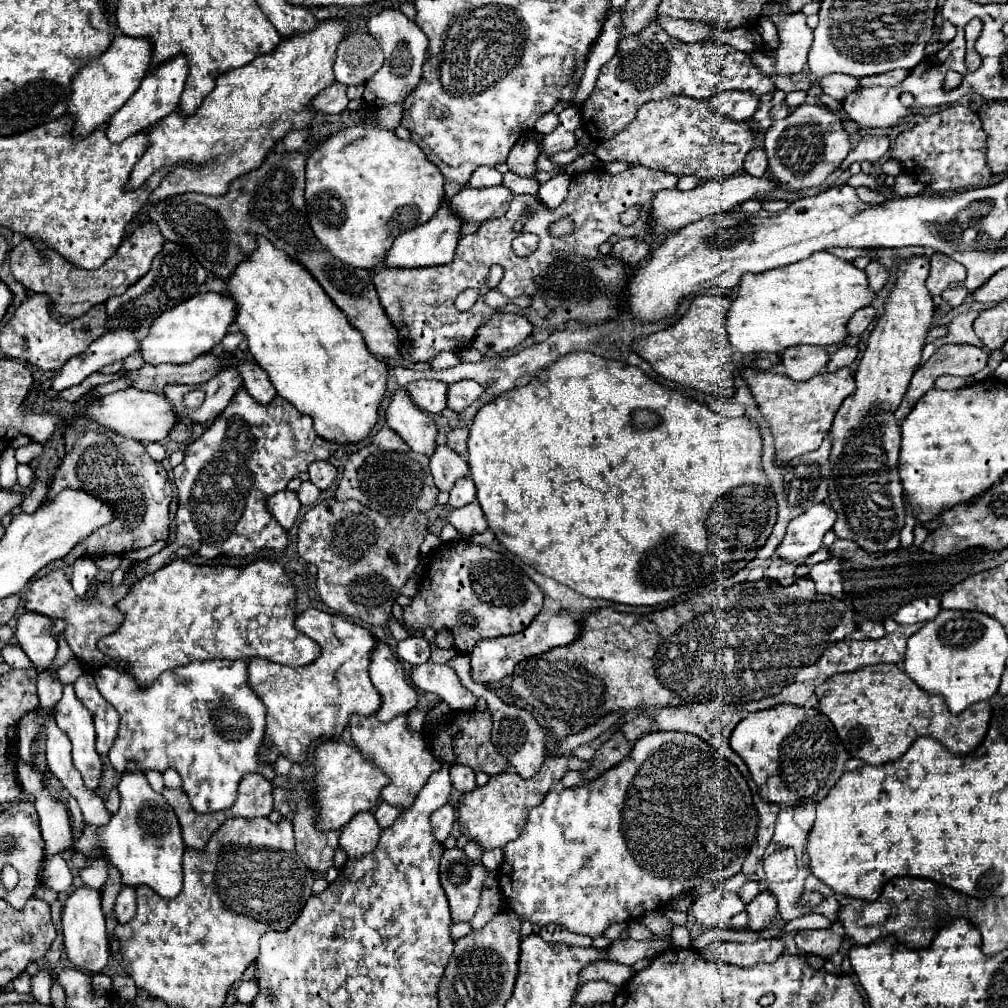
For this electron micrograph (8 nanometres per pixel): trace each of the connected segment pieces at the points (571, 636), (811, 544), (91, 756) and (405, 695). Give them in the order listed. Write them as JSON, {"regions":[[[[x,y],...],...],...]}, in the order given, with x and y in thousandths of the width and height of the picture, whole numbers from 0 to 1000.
{"regions":[[[[537,607],[533,609],[533,613],[525,619],[525,623],[521,623],[515,629],[507,629],[507,631],[497,631],[497,633],[487,633],[487,635],[477,635],[471,639],[467,651],[467,671],[469,675],[477,677],[477,679],[487,679],[487,677],[495,677],[503,671],[509,669],[511,661],[527,651],[539,649],[547,643],[553,641],[564,641],[568,639],[574,631],[576,631],[576,619],[578,619],[578,611],[566,611],[563,607]]],[[[809,500],[799,510],[785,516],[771,552],[783,558],[797,558],[816,542],[816,532],[828,520],[828,508],[820,500]]],[[[64,681],[63,694],[53,702],[57,720],[70,732],[72,758],[80,766],[86,782],[96,784],[102,770],[102,756],[94,744],[94,722],[90,706],[76,694],[72,681]]],[[[376,637],[366,663],[368,675],[376,685],[380,698],[372,708],[374,714],[390,714],[392,710],[406,708],[414,700],[414,685],[402,673],[402,665],[396,653],[390,651],[388,643],[382,637]]]]}

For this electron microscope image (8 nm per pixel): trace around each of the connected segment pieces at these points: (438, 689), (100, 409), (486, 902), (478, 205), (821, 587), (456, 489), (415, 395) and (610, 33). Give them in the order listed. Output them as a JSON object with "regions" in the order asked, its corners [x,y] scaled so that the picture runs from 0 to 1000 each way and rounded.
{"regions":[[[[416,659],[410,661],[410,679],[422,687],[434,688],[447,704],[467,704],[473,692],[457,679],[455,671],[443,659]]],[[[126,385],[126,387],[118,387],[114,391],[102,393],[100,397],[96,397],[88,403],[86,413],[90,417],[96,417],[100,423],[104,423],[108,427],[114,427],[120,433],[126,433],[126,435],[132,435],[138,438],[146,438],[146,440],[164,437],[168,433],[168,429],[180,417],[180,413],[170,403],[170,399],[166,397],[164,391],[144,389],[144,387],[136,387],[136,385]]],[[[483,881],[479,883],[477,887],[477,897],[475,897],[475,903],[473,907],[467,911],[467,921],[469,923],[475,923],[479,921],[491,907],[495,907],[499,901],[499,889],[493,881]]],[[[491,185],[491,187],[459,187],[455,192],[447,196],[447,206],[457,214],[459,220],[473,220],[479,222],[481,218],[489,218],[499,214],[505,208],[505,202],[509,198],[509,192],[503,185]]],[[[828,554],[813,558],[811,562],[805,563],[803,573],[809,577],[813,589],[824,589],[824,591],[836,595],[838,587],[836,587],[832,563],[834,563],[834,556],[828,556]]],[[[455,474],[453,480],[447,486],[445,502],[447,504],[459,504],[471,496],[471,480],[467,474]]],[[[414,377],[402,383],[404,391],[410,395],[410,399],[426,411],[436,411],[443,401],[443,381],[434,377]]],[[[610,12],[598,26],[598,34],[594,34],[594,40],[590,40],[586,48],[586,56],[582,58],[580,73],[574,81],[574,91],[570,97],[570,107],[576,107],[576,103],[582,99],[586,89],[590,87],[590,79],[594,75],[596,65],[610,56],[612,42],[614,42],[614,24],[616,24],[616,12]]]]}

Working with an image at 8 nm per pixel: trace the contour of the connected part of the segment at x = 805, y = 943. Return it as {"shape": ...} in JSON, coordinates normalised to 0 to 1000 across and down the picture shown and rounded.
{"shape":[[[797,923],[789,927],[789,937],[799,946],[822,950],[832,942],[834,929],[830,929],[828,923]]]}

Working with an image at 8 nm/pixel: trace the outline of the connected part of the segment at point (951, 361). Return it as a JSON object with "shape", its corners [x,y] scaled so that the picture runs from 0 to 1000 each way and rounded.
{"shape":[[[959,341],[934,343],[916,363],[912,363],[908,367],[902,387],[896,393],[896,399],[888,409],[888,415],[892,419],[896,419],[898,413],[904,409],[904,405],[910,401],[910,397],[928,383],[928,377],[932,373],[938,373],[938,371],[965,373],[979,363],[979,355],[981,355],[981,351],[975,345],[967,345],[967,343],[959,343]]]}

